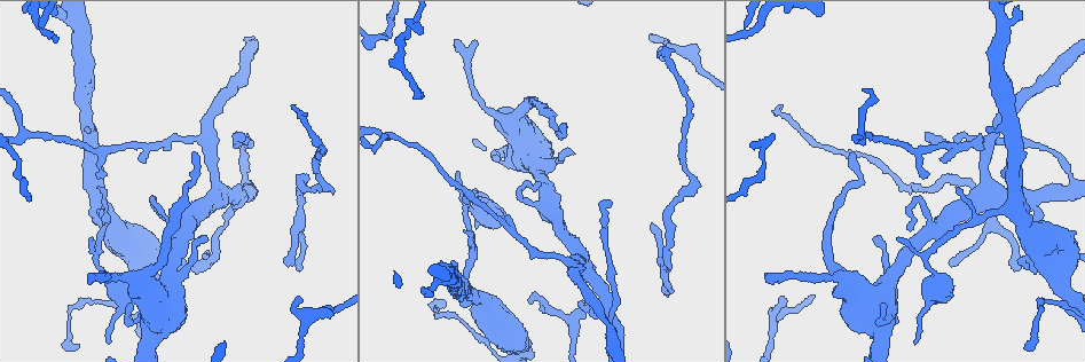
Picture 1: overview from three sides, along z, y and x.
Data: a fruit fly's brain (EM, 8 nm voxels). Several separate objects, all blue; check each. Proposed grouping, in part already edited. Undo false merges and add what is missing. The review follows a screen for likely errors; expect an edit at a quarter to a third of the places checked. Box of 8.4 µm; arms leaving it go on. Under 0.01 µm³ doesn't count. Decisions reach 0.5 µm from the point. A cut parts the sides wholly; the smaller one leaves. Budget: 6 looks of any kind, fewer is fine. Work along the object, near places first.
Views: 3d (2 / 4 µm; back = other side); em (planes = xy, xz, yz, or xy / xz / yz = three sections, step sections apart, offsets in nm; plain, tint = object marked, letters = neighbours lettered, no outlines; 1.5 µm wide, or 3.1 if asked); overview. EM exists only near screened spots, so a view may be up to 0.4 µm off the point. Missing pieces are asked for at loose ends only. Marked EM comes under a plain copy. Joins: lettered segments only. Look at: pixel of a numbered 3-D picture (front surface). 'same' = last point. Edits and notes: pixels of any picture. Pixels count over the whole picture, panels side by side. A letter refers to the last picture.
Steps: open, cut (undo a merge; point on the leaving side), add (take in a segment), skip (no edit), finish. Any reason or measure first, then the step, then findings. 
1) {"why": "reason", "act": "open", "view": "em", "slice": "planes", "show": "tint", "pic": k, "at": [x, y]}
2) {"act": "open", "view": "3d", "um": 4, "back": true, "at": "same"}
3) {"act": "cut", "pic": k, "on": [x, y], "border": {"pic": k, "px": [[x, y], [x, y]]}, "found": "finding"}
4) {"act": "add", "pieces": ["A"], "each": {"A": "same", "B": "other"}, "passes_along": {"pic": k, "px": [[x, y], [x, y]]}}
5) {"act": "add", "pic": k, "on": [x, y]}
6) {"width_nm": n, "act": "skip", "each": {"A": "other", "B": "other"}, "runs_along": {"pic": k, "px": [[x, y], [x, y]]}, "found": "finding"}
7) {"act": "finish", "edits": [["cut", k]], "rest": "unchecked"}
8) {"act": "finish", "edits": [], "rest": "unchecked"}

{"why": "an open end", "act": "open", "view": "em", "slice": "xz", "step": 4, "show": "letters", "pic": 1, "at": [658, 56]}

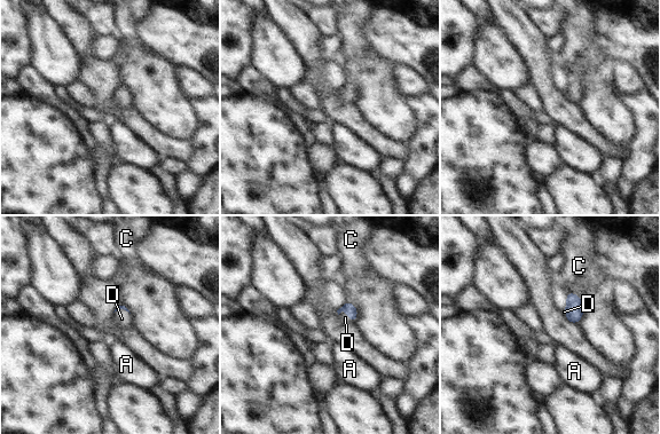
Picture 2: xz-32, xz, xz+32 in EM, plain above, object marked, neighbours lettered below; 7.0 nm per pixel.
{"why": "cut it another way", "act": "open", "view": "em", "slice": "planes", "show": "letters", "at": "same"}

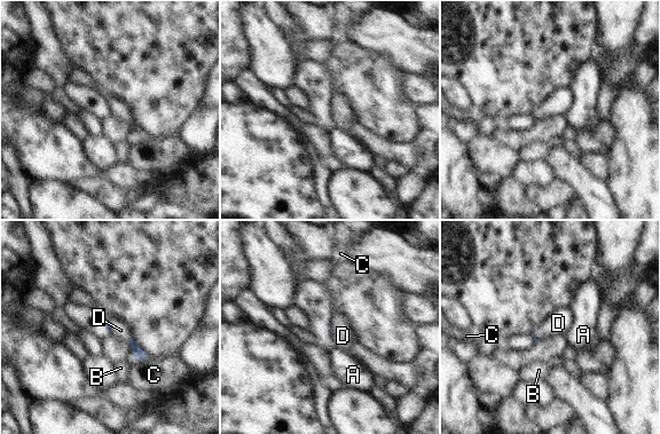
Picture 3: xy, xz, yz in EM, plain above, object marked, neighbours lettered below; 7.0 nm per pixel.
{"act": "add", "pieces": ["D"], "each": {"A": "other", "B": "other", "C": "other", "D": "same"}, "passes_along": {"pic": 3, "px": [[139, 354], [130, 339], [120, 330]]}, "found": "it goes on there"}

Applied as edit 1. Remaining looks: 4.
{"why": "abrupt turn", "act": "open", "view": "em", "slice": "yz", "step": 4, "show": "tint", "pic": 1, "at": [858, 172]}

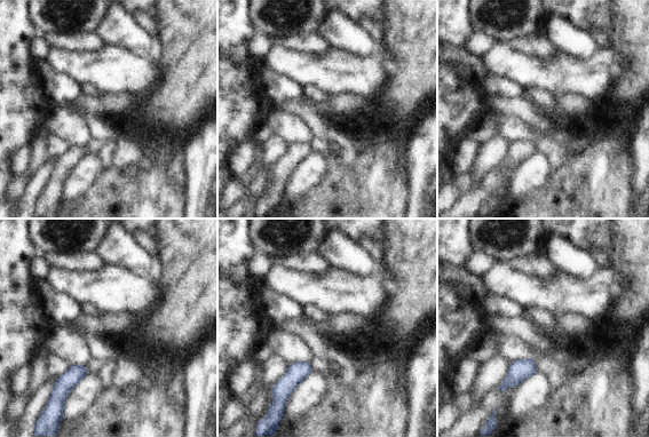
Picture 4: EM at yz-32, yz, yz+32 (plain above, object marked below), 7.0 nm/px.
{"why": "cut it another way", "act": "open", "view": "em", "slice": "planes", "show": "letters", "at": "same"}

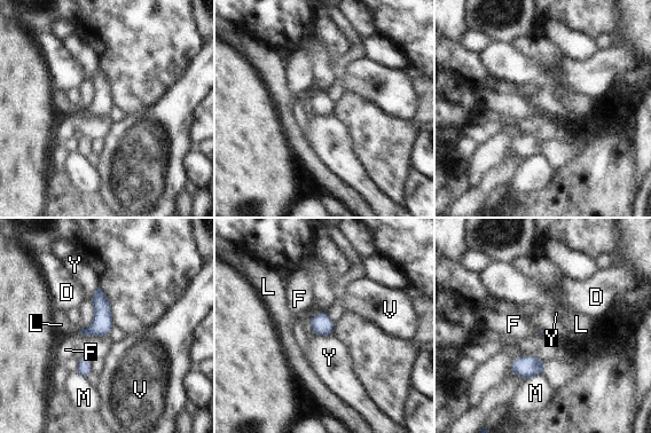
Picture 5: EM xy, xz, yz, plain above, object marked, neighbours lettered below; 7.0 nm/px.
{"act": "skip", "each": {"D": "other", "F": "other", "L": "other", "M": "other", "V": "other", "Y": "other"}, "border": {"pic": 5, "px": [[314, 333], [331, 335]]}, "found": "one neuron here"}

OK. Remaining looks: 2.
{"why": "free end", "act": "open", "view": "em", "slice": "yz", "step": 4, "show": "tint", "pic": 1, "at": [287, 264]}

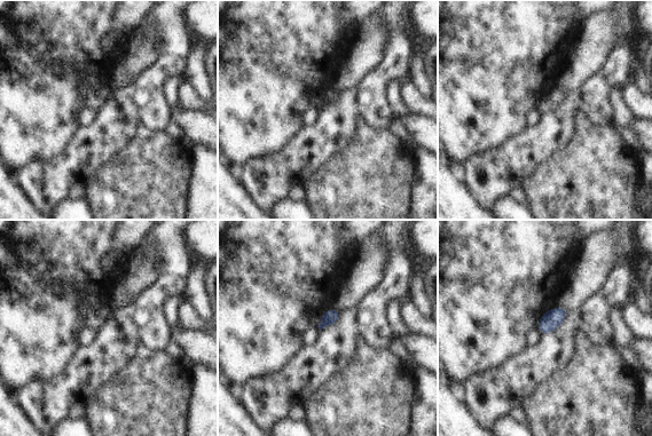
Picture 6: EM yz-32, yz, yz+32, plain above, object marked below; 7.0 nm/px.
{"why": "another direction", "act": "open", "view": "em", "slice": "planes", "show": "letters", "at": "same"}

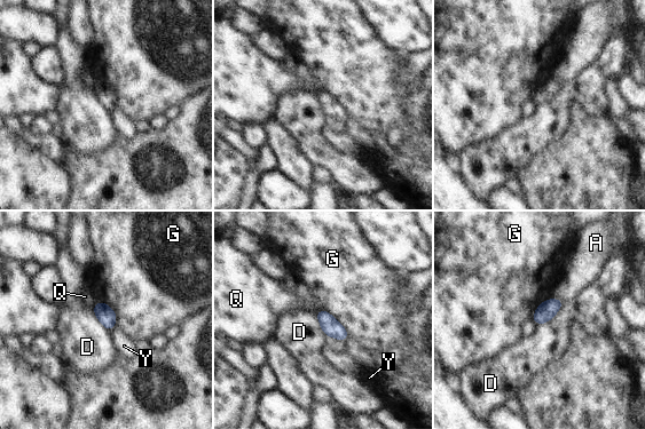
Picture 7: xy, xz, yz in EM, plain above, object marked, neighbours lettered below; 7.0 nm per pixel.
{"act": "skip", "each": {"A": "other", "D": "other", "G": "other", "Q": "other", "Y": "other"}, "border": {"pic": 7, "px": [[564, 301], [550, 319], [536, 325]]}, "found": "no lettered segment goes on from it"}

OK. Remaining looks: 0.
{"act": "finish", "edits": [["add", 3]], "rest": "unchecked"}

